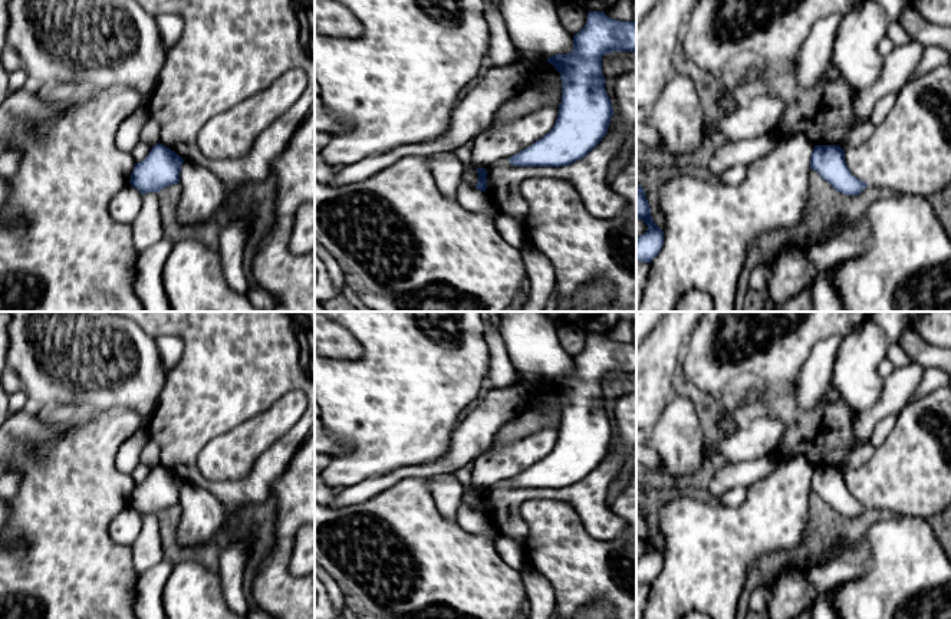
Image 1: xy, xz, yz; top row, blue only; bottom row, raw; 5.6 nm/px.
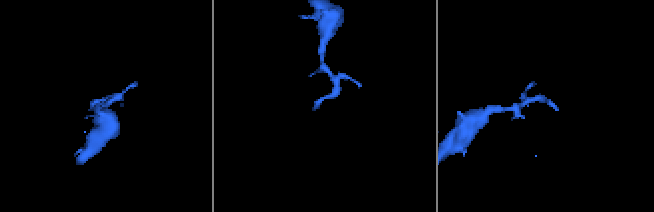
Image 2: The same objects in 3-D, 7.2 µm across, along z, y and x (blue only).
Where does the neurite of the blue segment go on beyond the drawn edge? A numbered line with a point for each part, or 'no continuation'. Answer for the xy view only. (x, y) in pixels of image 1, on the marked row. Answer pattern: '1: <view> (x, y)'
no continuation

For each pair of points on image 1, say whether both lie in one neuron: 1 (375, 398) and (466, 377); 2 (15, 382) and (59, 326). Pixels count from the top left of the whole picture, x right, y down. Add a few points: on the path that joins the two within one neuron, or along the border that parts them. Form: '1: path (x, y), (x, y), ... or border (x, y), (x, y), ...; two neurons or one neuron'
1: path (398, 398), (420, 377), (443, 377); one neuron
2: border (15, 371), (22, 388); two neurons

